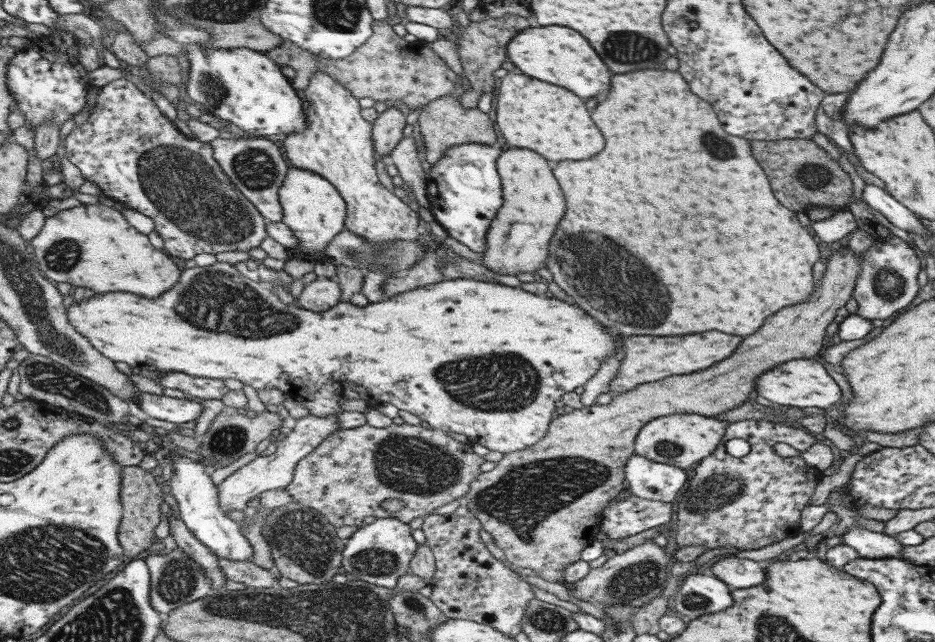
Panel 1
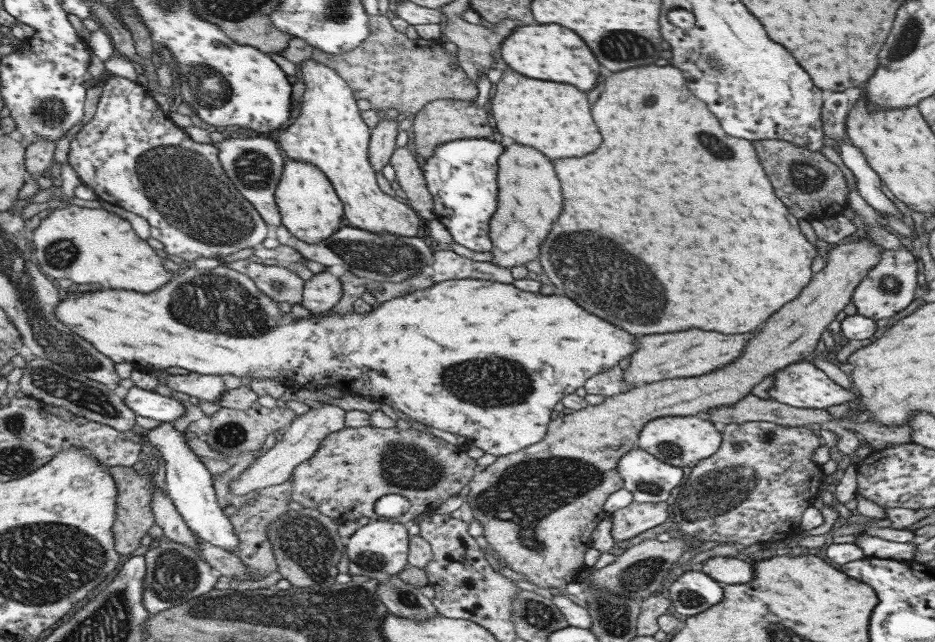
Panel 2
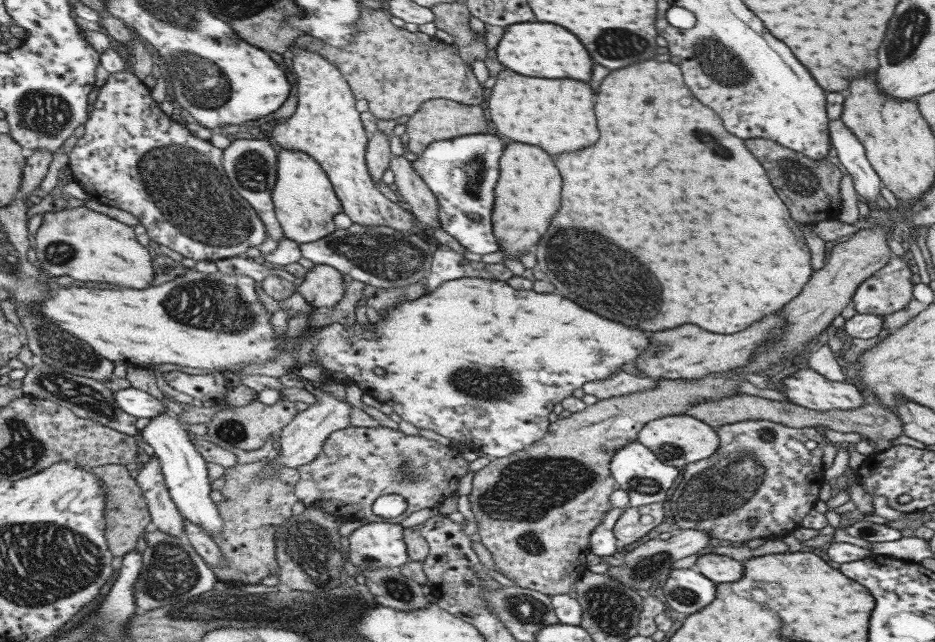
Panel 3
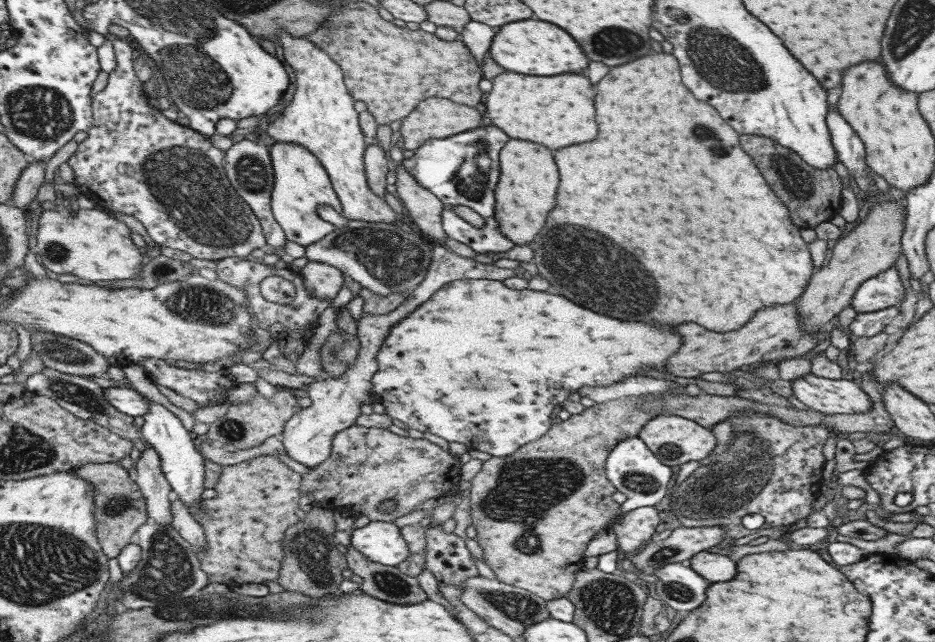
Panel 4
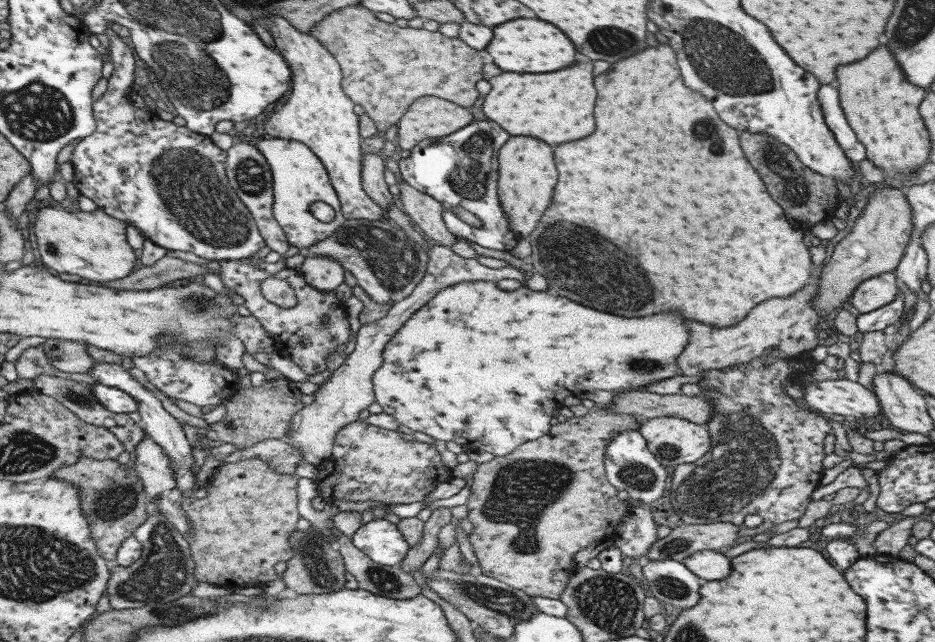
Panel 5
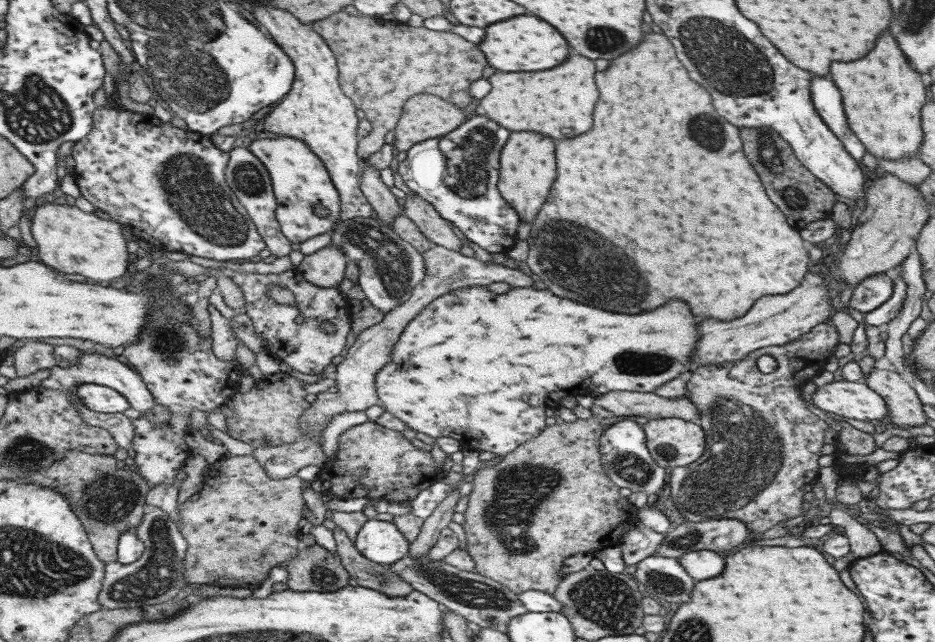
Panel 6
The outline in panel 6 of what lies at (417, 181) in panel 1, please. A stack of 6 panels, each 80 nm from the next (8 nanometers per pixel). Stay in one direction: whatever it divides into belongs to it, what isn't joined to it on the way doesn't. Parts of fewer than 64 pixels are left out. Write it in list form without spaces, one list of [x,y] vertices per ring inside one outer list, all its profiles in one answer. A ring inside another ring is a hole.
[[[407,195],[401,202],[401,214],[405,215],[419,229],[419,232],[434,245],[447,250],[459,252],[463,244],[447,225],[447,221],[439,216],[439,213],[421,197]]]

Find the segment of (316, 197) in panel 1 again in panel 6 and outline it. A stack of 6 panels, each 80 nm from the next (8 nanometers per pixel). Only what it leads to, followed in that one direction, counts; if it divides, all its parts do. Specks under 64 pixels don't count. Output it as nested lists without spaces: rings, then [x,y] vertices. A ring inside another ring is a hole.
[[[291,137],[254,139],[246,149],[267,169],[272,193],[276,202],[274,217],[280,231],[290,243],[300,243],[307,238],[323,234],[340,219],[340,198],[323,163],[300,140]],[[313,206],[323,206],[328,214],[317,216]]]

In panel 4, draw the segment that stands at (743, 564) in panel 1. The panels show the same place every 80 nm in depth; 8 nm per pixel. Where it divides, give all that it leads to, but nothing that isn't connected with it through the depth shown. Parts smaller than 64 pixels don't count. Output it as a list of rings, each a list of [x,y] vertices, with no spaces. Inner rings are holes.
[[[708,551],[695,553],[686,565],[709,583],[727,582],[735,576],[736,571],[736,563],[729,557]]]

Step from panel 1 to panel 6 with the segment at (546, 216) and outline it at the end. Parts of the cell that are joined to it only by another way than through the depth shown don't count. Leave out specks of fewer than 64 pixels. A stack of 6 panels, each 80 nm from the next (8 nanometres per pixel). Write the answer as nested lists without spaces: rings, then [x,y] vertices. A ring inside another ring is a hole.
[[[510,132],[501,147],[496,187],[501,198],[515,209],[520,221],[531,222],[533,220],[533,216],[541,208],[541,204],[555,180],[554,141],[541,133]]]

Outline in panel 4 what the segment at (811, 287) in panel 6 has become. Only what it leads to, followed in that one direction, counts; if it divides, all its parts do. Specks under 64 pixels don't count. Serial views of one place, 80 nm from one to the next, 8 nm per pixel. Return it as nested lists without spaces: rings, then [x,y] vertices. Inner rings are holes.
[[[795,301],[757,310],[745,326],[723,334],[703,330],[693,322],[685,322],[677,326],[677,332],[681,336],[681,348],[667,360],[667,372],[681,378],[695,378],[703,372],[723,373],[763,362],[777,363],[818,348],[808,332],[799,330],[799,324],[802,324],[802,320],[795,310]]]

